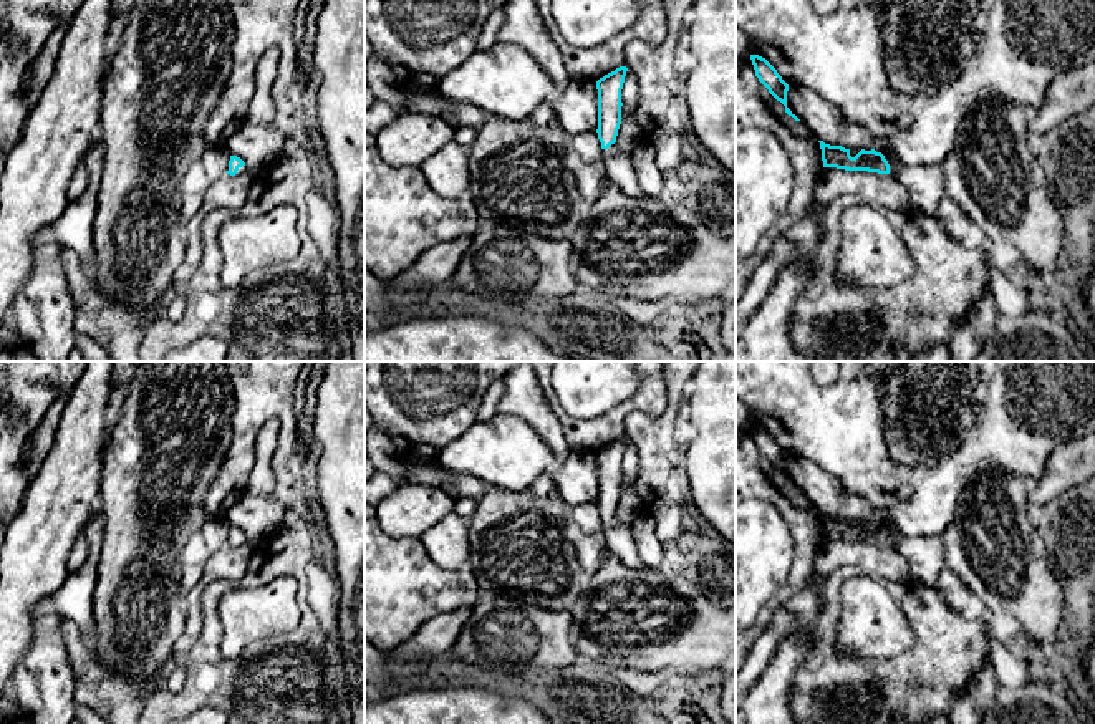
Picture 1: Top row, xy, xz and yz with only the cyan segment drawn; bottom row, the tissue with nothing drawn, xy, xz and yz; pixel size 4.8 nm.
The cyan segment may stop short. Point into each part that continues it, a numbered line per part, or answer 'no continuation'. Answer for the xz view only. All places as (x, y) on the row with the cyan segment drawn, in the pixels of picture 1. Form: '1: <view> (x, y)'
1: xz (620, 171)

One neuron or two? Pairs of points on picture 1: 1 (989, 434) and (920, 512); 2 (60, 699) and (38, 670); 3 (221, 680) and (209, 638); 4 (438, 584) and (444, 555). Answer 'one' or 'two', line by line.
1: one
2: one
3: one
4: two

